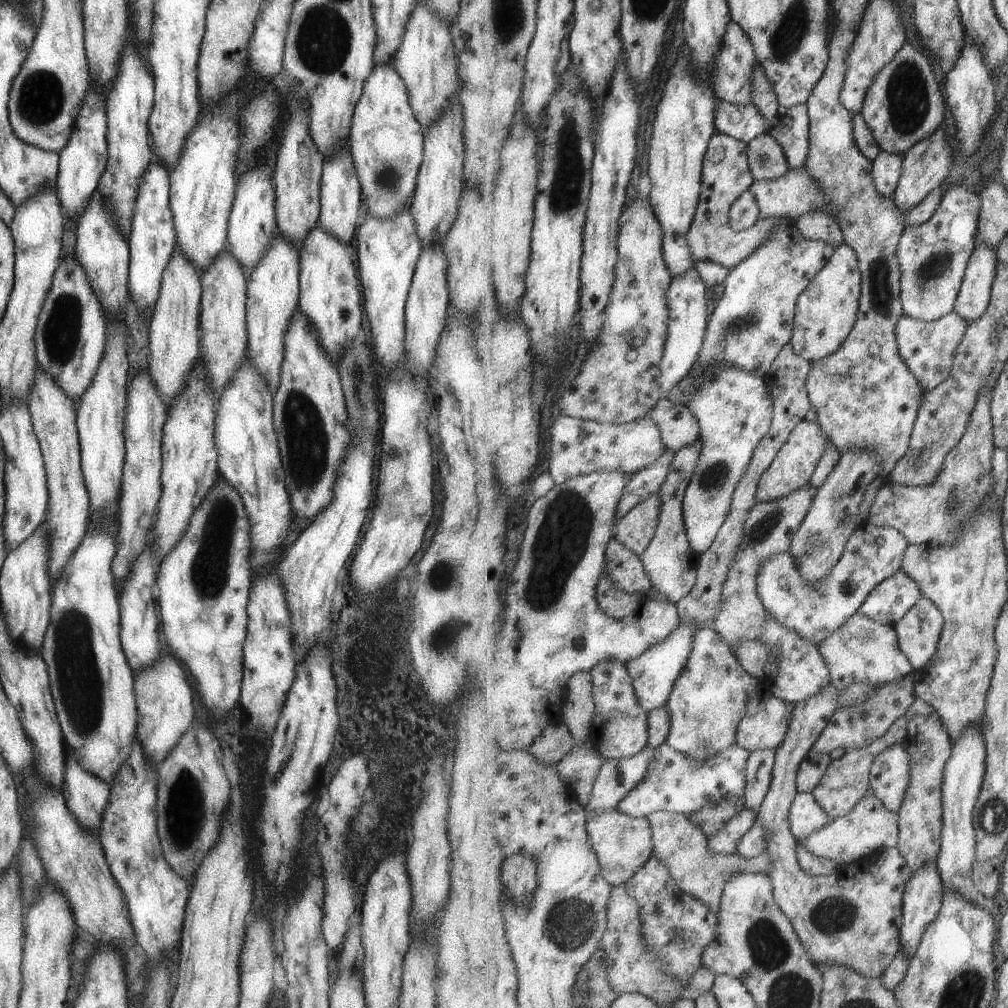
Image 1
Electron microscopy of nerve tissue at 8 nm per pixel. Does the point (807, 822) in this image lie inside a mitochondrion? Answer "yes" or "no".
no

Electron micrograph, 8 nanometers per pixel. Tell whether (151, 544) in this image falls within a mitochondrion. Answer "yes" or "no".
no

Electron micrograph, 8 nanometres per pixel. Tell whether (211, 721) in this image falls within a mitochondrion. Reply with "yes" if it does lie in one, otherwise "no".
no

